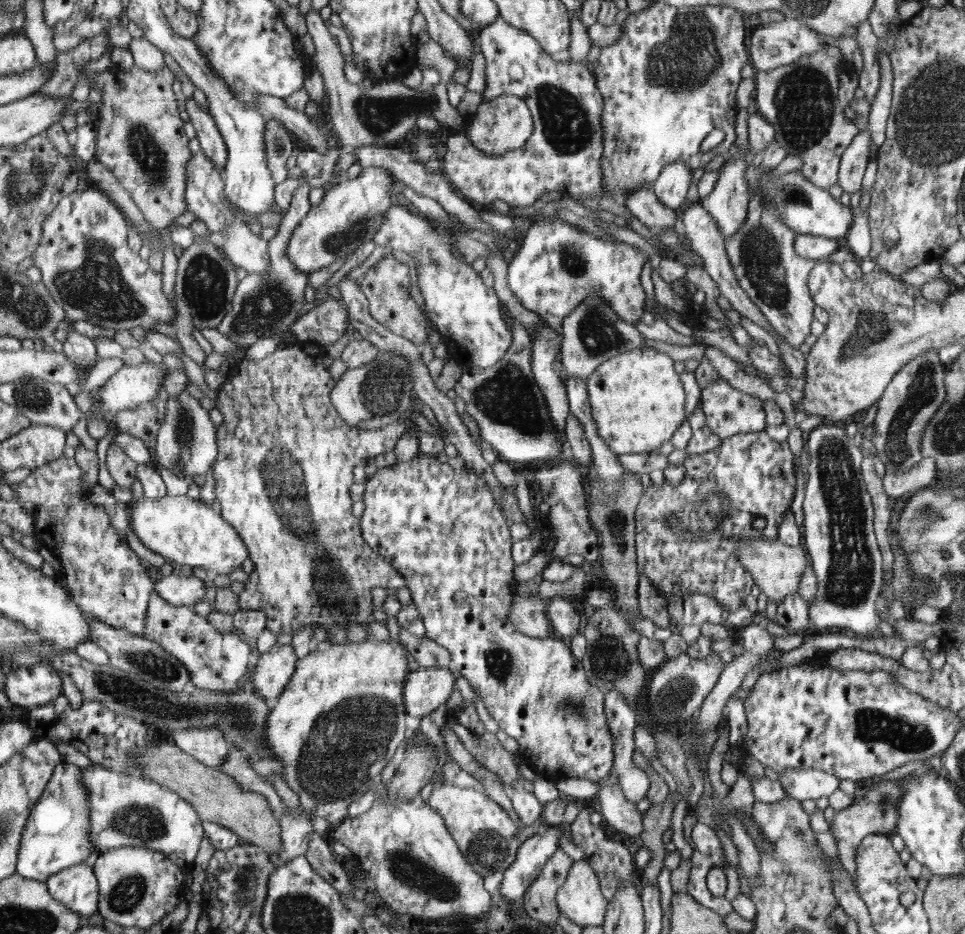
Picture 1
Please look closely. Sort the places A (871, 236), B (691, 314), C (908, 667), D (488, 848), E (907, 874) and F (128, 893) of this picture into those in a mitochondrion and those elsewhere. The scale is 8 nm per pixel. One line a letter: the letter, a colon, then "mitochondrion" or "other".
A: other
B: other
C: other
D: mitochondrion
E: other
F: mitochondrion

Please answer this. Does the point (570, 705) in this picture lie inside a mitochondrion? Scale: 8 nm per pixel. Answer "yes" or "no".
yes

